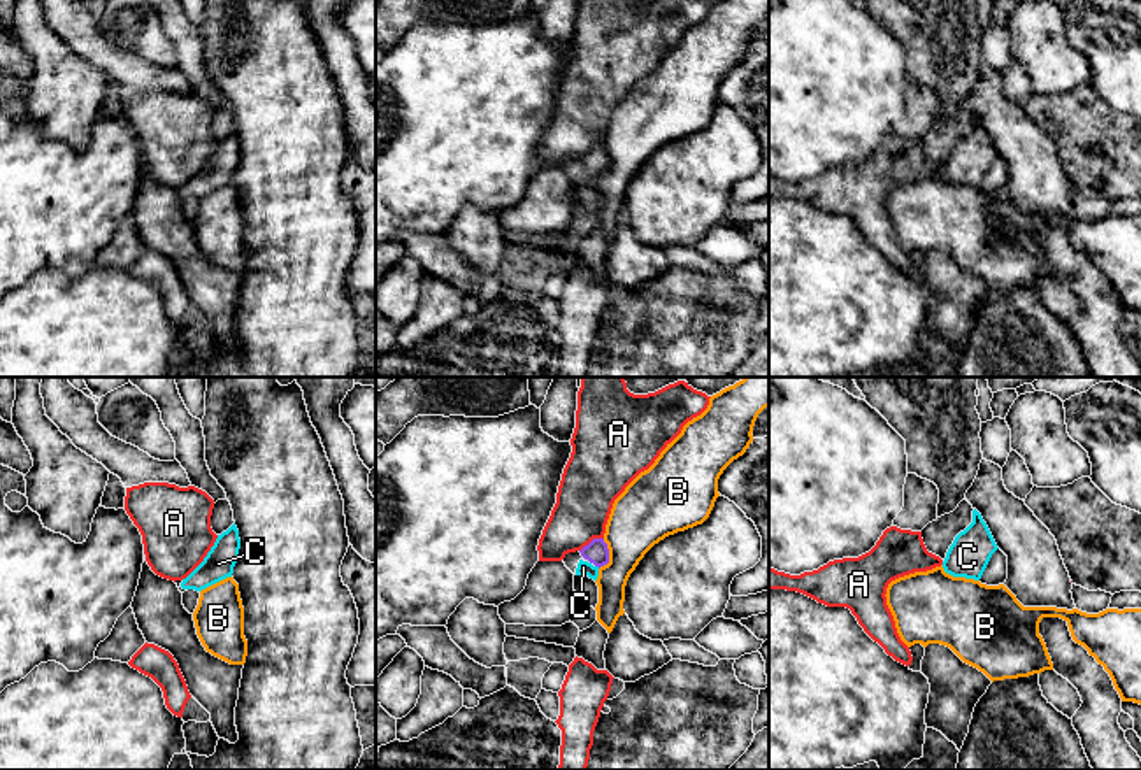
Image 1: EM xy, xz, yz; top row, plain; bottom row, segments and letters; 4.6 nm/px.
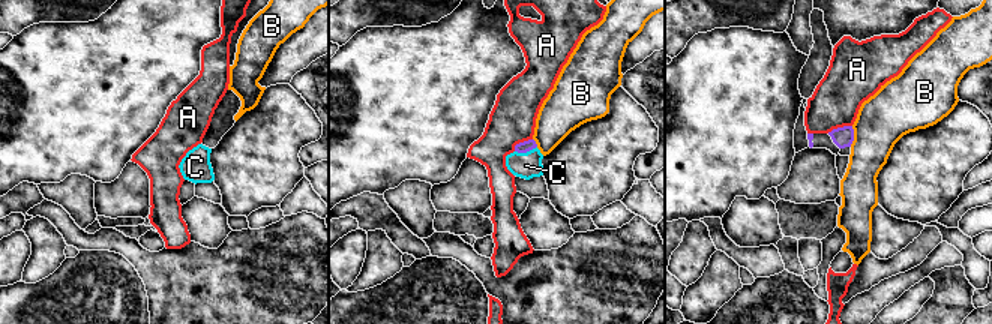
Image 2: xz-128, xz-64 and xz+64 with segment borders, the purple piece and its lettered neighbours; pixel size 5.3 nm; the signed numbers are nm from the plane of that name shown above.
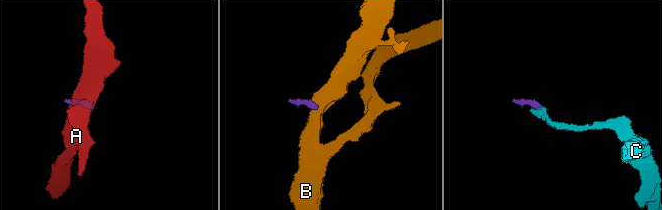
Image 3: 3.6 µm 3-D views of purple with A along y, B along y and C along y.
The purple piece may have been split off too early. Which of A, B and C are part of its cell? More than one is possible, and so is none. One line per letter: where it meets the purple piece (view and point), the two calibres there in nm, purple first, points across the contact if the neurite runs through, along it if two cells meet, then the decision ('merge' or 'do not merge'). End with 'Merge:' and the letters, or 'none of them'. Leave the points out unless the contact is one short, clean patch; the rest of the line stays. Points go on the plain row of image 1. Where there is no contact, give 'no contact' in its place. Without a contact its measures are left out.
A: xz (592, 148) | 110/260 nm | do not merge
B: xz (608, 162) | 110/280 nm | along xz (602, 146), (608, 156), (608, 169), (599, 176) | do not merge
C: xz (597, 172) | 110/60 nm | across xz (597, 160), (597, 172), (583, 174) | merge
Merge: C

